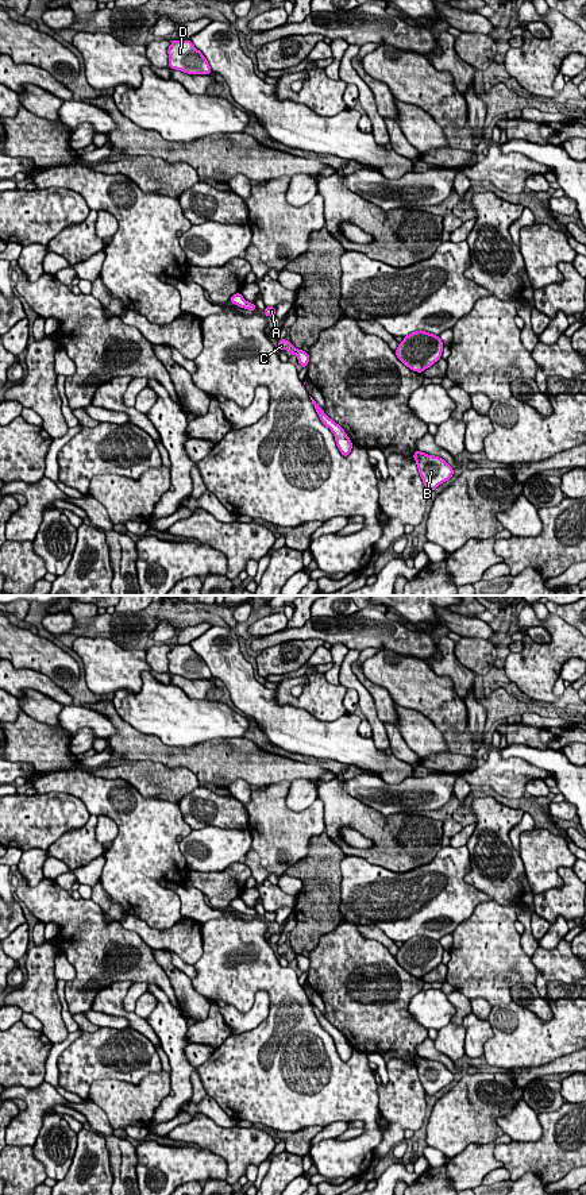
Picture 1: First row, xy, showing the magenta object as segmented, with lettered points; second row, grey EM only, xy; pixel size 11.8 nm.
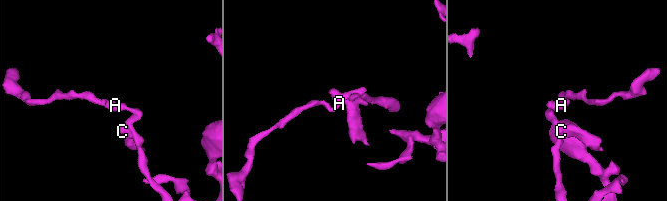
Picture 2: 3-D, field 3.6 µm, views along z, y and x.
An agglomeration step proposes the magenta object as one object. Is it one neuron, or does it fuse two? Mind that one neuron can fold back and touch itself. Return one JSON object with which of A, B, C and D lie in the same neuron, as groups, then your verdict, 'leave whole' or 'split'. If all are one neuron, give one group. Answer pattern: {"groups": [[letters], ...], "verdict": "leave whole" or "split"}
{"groups": [["A", "B", "D"], ["C"]], "verdict": "split"}

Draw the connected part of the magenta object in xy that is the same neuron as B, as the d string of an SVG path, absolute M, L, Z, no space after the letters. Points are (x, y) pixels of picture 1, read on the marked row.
M416 450L413 459L416 460L425 489L431 493L454 475L454 469L440 456Z

